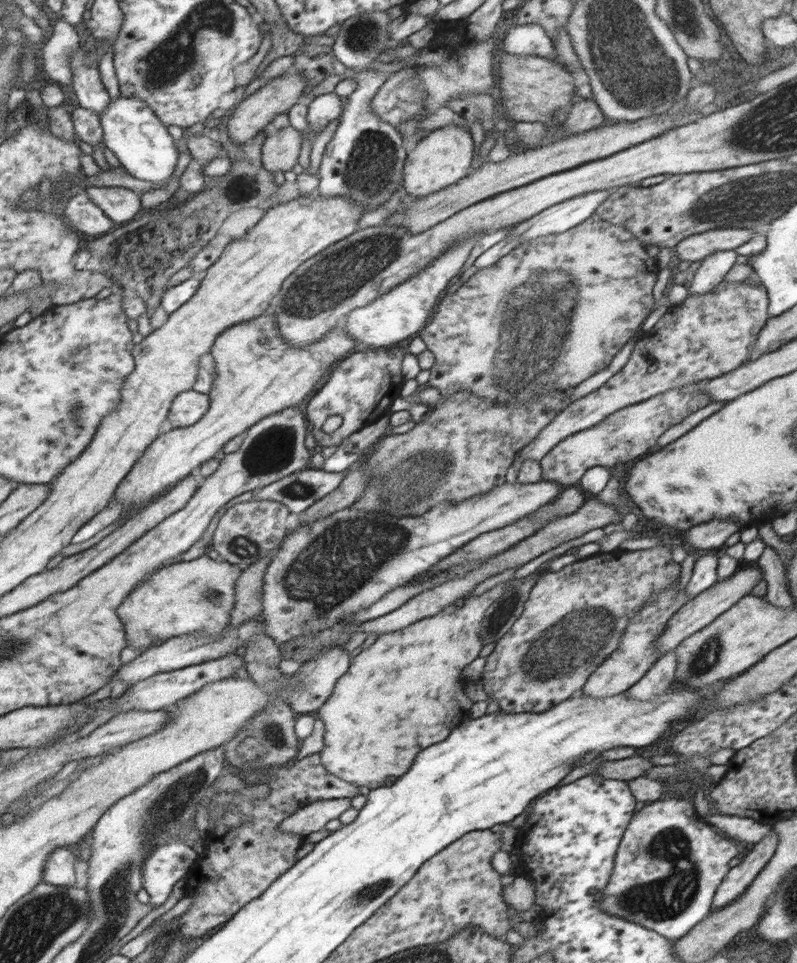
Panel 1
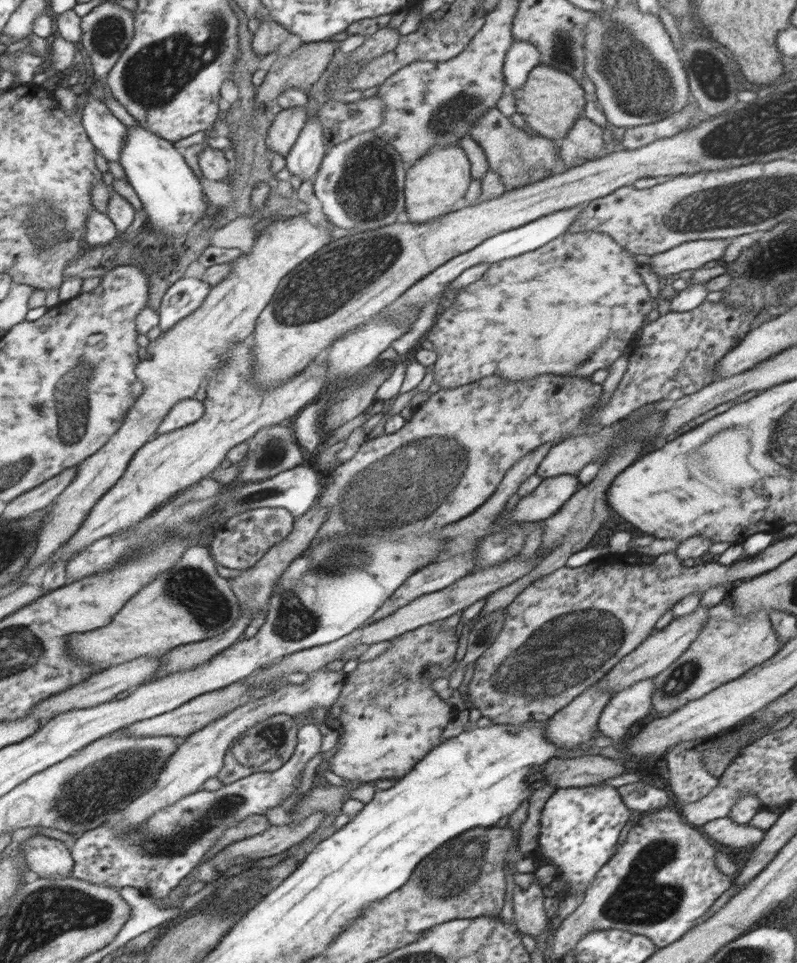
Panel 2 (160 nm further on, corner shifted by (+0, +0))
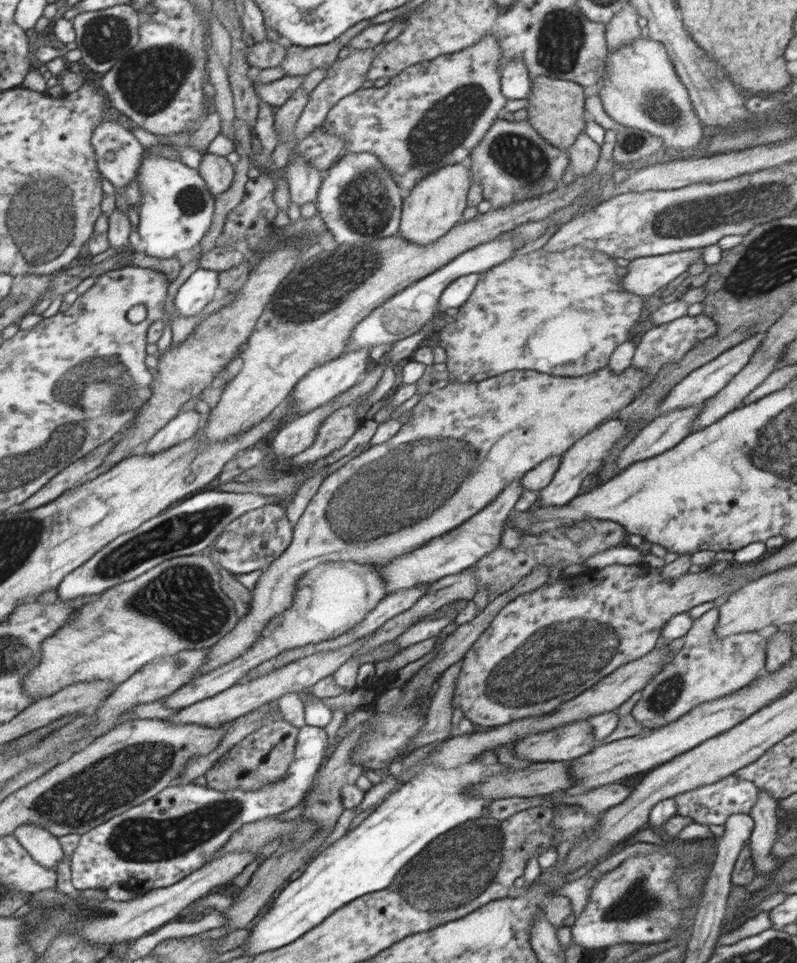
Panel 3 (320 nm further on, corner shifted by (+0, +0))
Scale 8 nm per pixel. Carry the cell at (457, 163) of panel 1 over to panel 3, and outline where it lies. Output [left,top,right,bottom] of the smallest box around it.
[399,161,471,244]

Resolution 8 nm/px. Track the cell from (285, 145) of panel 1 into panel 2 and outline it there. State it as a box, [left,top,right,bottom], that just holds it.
[264,105,306,158]

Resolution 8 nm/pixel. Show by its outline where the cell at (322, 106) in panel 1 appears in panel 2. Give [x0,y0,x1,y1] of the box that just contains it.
[285,114,326,180]

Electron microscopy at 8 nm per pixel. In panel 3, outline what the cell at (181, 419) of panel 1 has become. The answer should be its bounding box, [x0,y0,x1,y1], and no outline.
[146,409,202,454]

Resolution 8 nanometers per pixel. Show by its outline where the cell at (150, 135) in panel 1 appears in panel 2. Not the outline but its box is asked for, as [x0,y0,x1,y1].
[119,124,206,237]

